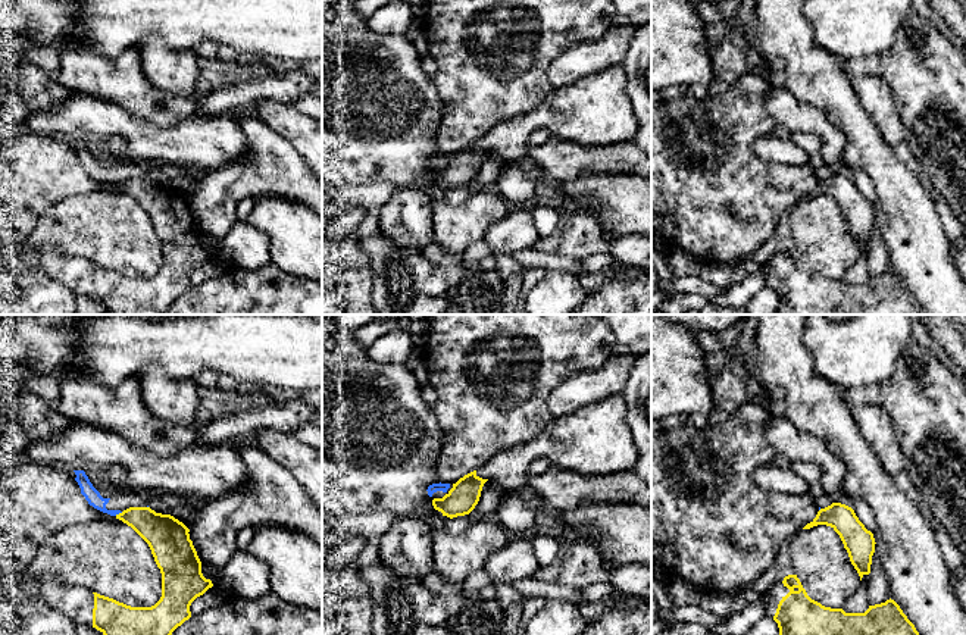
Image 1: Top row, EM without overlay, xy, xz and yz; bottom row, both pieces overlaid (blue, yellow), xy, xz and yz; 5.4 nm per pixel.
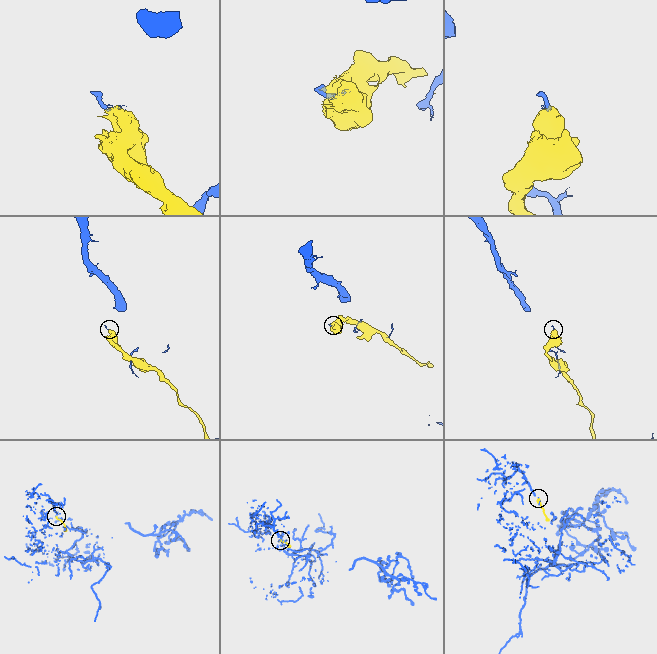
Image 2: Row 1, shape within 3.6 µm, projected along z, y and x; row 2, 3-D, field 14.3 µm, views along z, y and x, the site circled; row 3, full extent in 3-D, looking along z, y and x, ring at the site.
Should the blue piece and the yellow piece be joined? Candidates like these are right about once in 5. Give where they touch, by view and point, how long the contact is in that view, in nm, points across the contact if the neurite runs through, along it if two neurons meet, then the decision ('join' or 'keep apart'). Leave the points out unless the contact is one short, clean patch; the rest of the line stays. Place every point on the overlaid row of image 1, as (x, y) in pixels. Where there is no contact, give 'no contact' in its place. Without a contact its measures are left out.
contact xy (118, 513); length 50 nm; border xy (122, 512), (115, 515); keep apart

